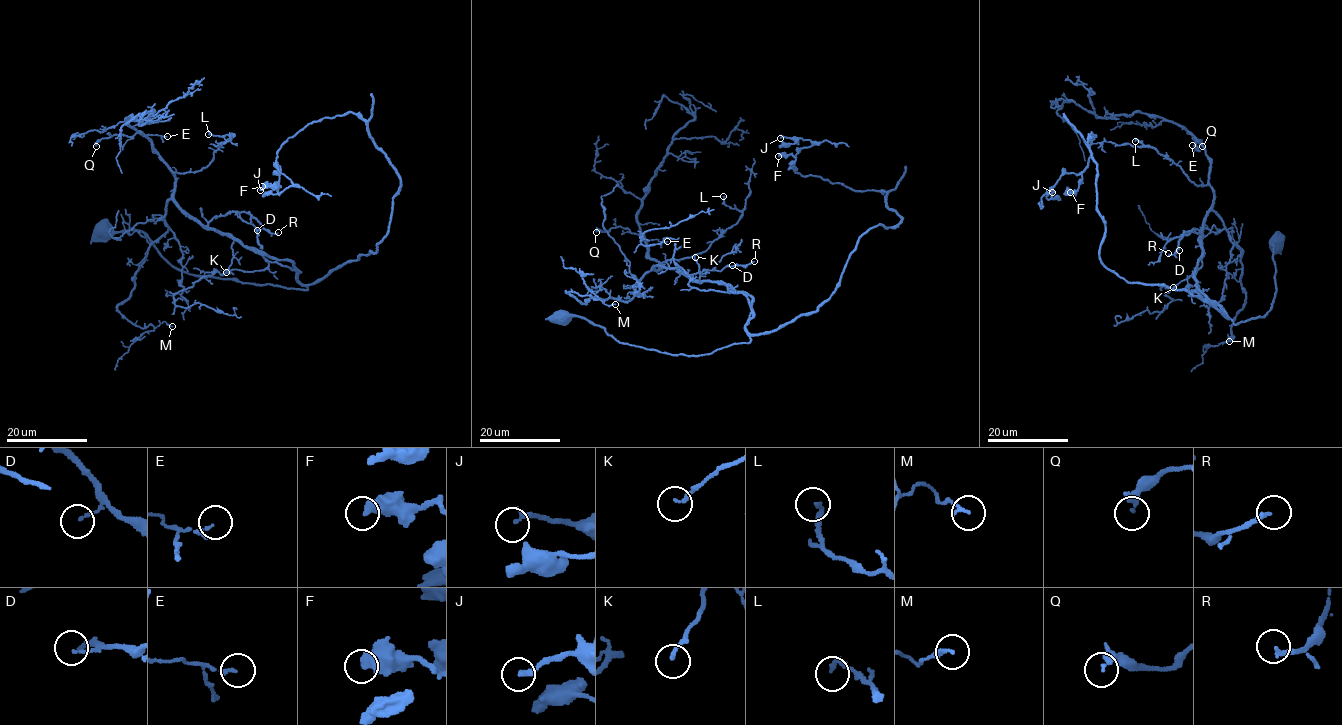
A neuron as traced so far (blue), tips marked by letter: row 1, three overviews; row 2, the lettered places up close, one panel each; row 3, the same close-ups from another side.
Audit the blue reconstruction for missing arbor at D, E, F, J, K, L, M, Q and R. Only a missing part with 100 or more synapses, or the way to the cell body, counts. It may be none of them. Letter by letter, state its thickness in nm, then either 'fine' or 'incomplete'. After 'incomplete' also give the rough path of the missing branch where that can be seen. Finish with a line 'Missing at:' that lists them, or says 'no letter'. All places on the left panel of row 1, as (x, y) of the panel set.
D: 110 nm thick; fine
E: 130 nm thick; fine
F: 480 nm thick; fine
J: 200 nm thick; fine
K: 140 nm thick; fine
L: 190 nm thick; fine
M: 130 nm thick; fine
Q: 140 nm thick; fine
R: 190 nm thick; fine
Missing at: no letter

